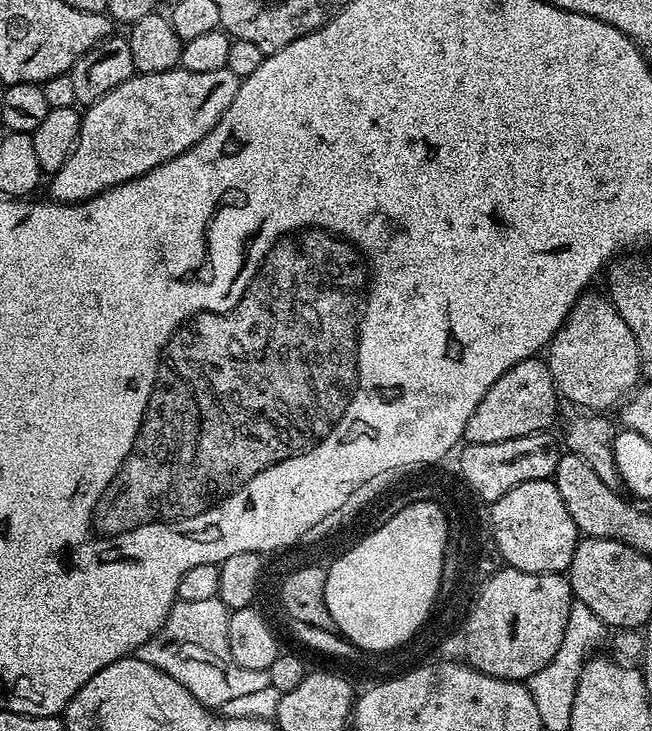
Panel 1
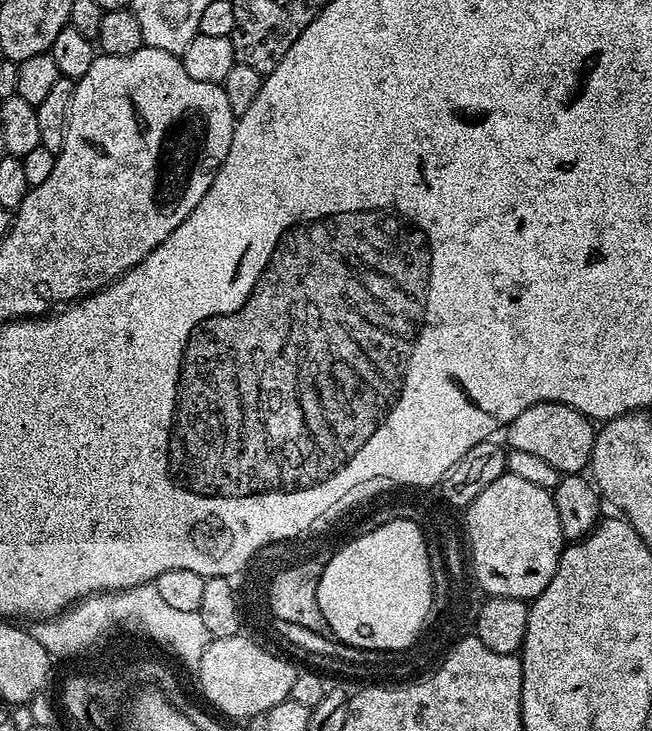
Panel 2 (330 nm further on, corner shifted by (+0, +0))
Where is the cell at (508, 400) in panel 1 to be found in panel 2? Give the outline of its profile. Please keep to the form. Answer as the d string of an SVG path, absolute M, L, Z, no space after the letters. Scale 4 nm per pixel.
M538 402L522 410L522 414L508 424L506 444L511 450L522 450L525 454L543 458L561 474L580 474L592 463L596 433L593 421L578 410L558 402Z

